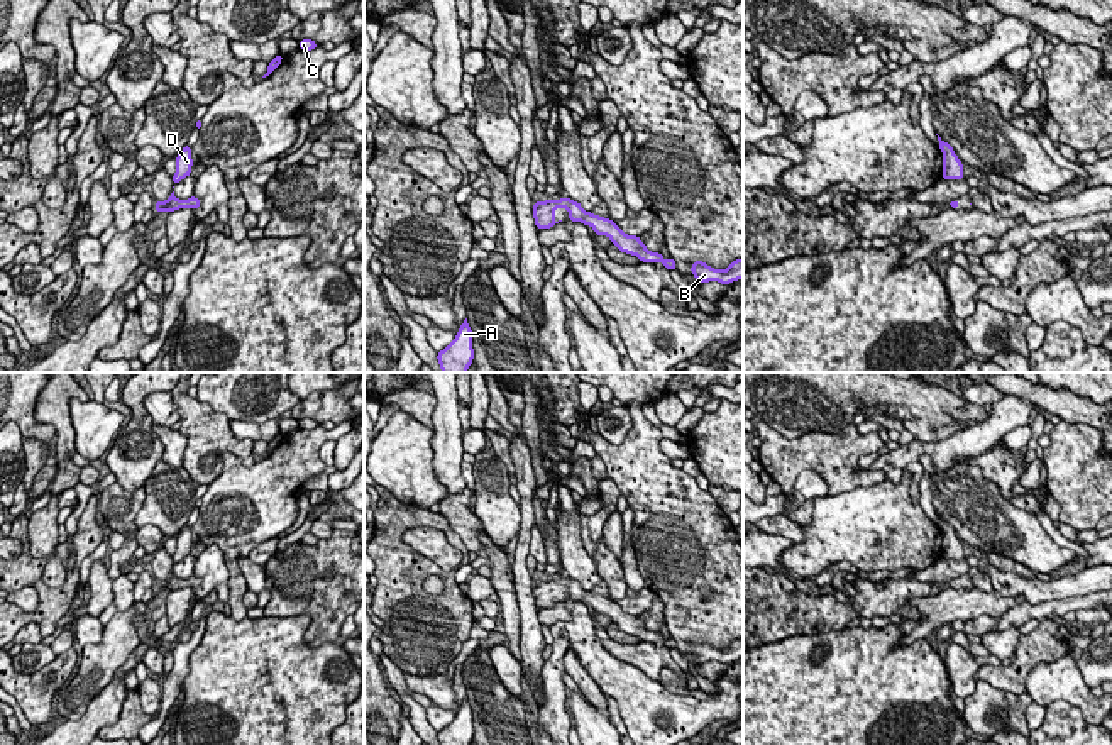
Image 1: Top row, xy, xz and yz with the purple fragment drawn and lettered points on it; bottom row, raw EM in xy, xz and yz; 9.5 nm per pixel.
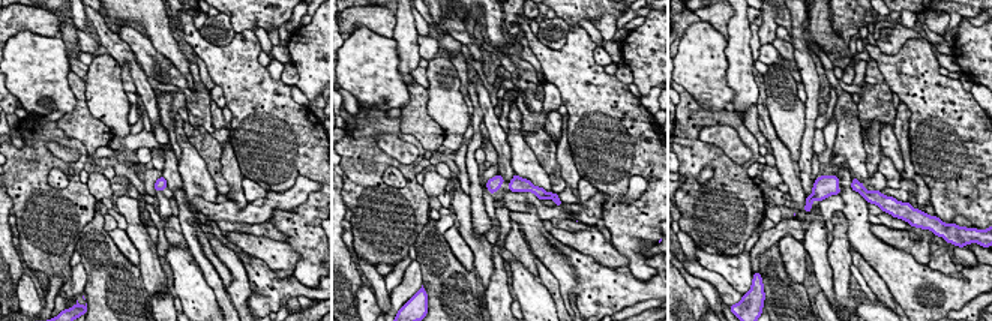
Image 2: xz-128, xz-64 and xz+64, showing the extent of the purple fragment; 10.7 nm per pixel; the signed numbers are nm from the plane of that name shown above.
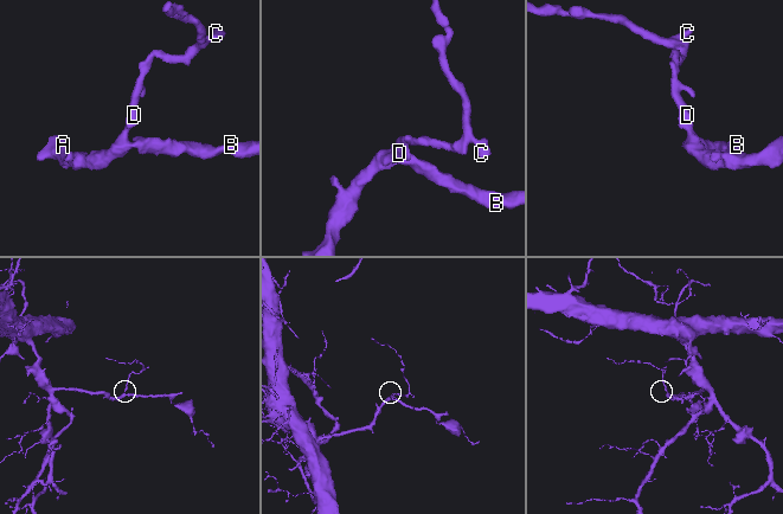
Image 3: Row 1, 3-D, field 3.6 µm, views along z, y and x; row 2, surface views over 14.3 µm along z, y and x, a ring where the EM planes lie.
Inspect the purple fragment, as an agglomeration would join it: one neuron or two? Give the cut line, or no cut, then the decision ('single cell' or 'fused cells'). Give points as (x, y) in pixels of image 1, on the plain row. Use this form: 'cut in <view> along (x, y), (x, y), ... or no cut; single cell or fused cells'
no cut; single cell

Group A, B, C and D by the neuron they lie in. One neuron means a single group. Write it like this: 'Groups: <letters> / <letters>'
Groups: A B C D

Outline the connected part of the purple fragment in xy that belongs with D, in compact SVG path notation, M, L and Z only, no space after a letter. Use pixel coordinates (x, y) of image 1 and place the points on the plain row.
M188 523L176 535L176 540L178 540L176 552L173 555L174 564L191 554L193 538L191 538L191 527Z

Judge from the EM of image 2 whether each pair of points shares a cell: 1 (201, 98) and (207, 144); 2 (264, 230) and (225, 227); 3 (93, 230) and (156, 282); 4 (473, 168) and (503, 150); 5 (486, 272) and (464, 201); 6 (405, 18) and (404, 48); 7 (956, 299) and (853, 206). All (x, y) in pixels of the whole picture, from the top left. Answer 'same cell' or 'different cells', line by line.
1: different cells
2: same cell
3: different cells
4: different cells
5: same cell
6: same cell
7: same cell

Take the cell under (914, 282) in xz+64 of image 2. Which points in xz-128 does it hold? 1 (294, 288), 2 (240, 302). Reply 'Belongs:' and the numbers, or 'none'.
Belongs: 1

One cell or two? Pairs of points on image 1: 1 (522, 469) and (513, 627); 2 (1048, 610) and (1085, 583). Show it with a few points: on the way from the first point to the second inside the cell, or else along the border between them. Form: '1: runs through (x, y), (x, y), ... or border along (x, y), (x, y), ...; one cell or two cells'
1: border along (511, 576), (522, 632); two cells
2: border along (1094, 591), (1026, 603); two cells

